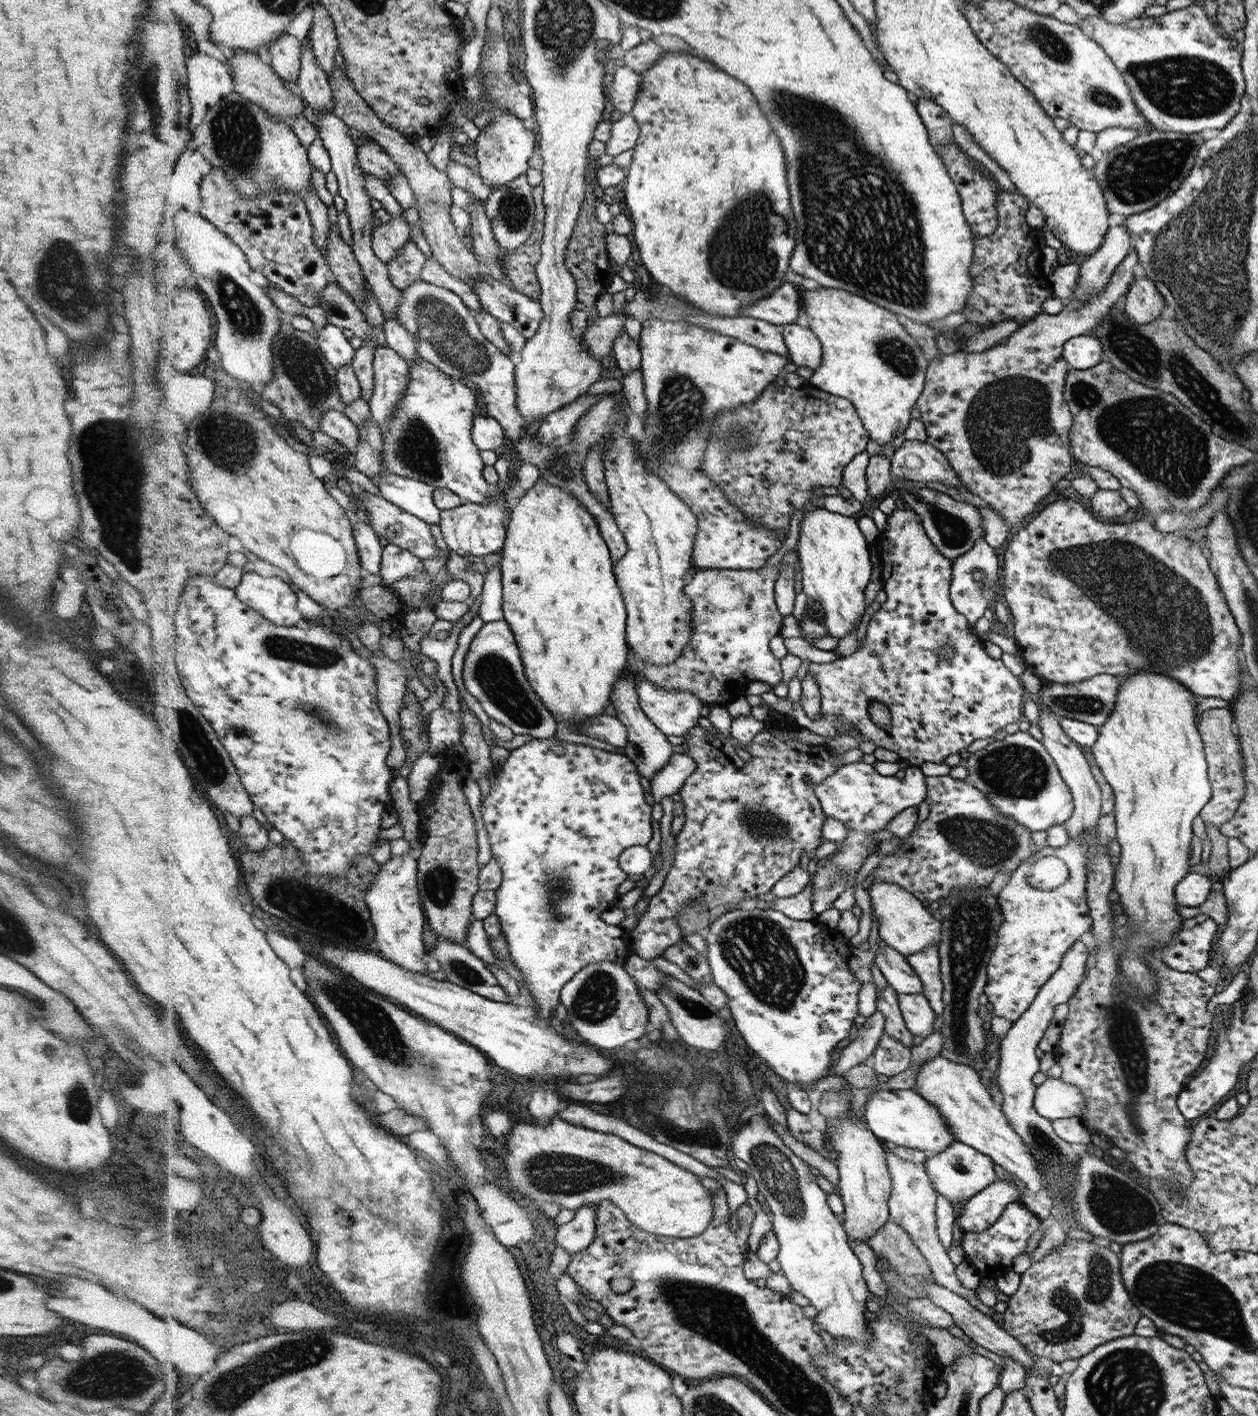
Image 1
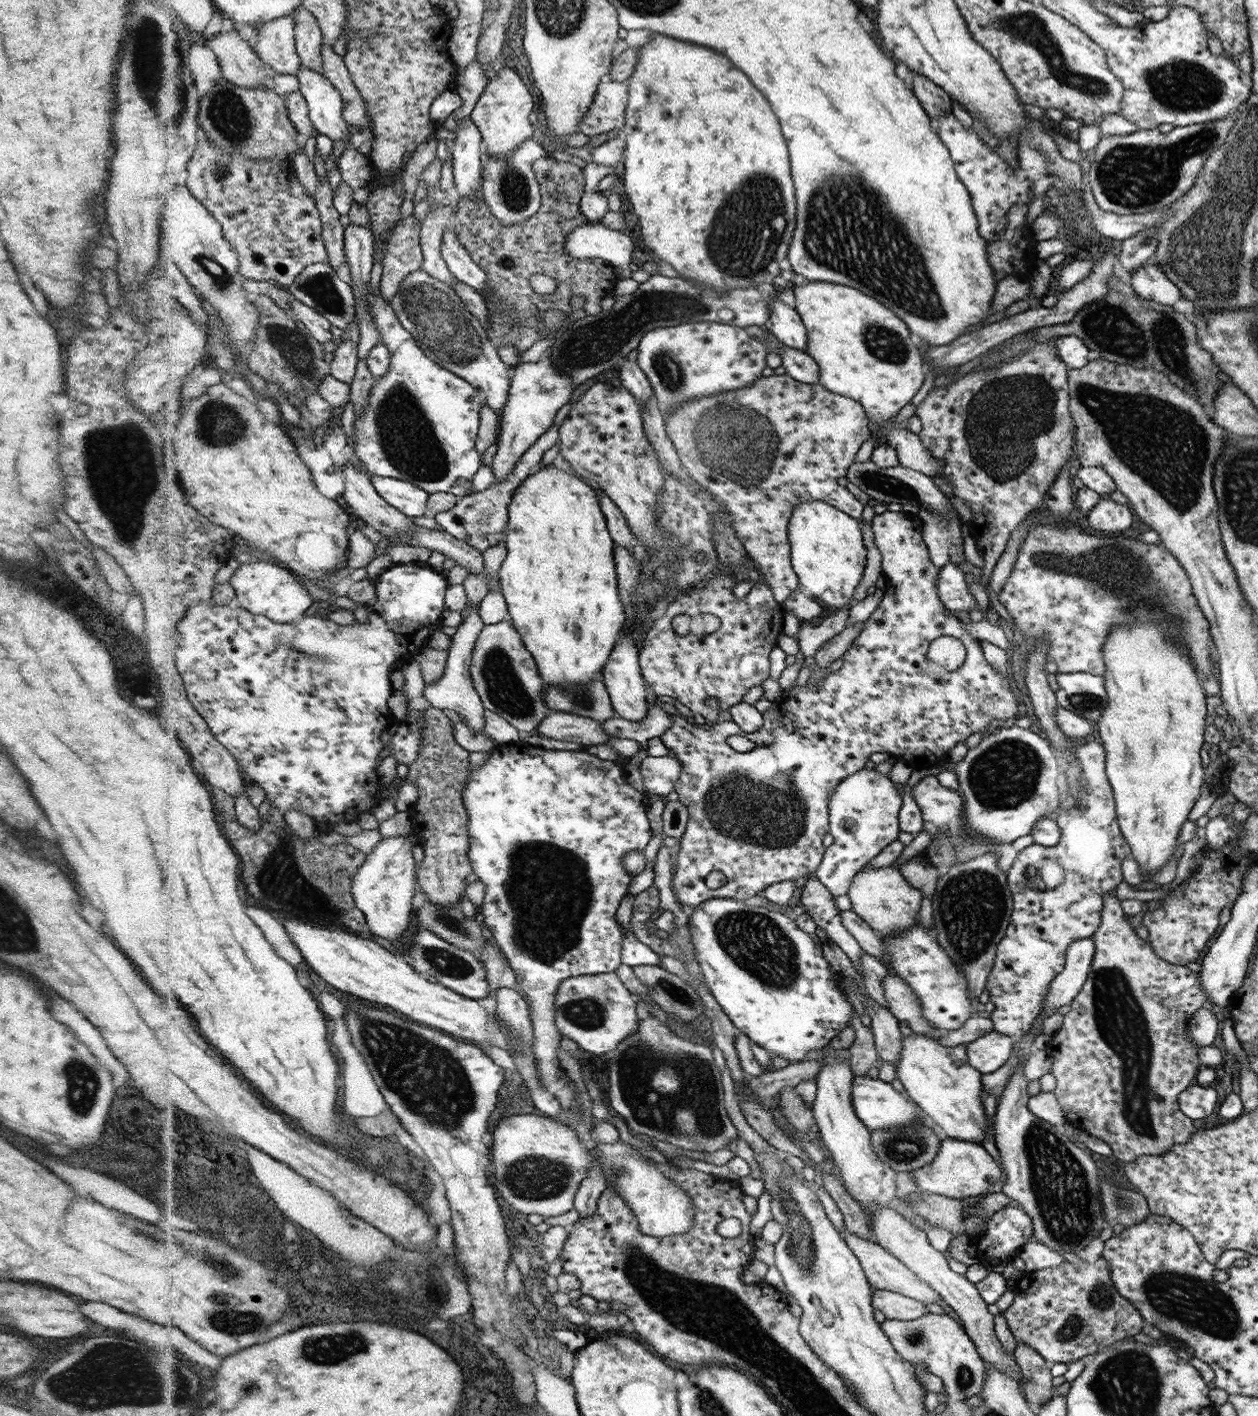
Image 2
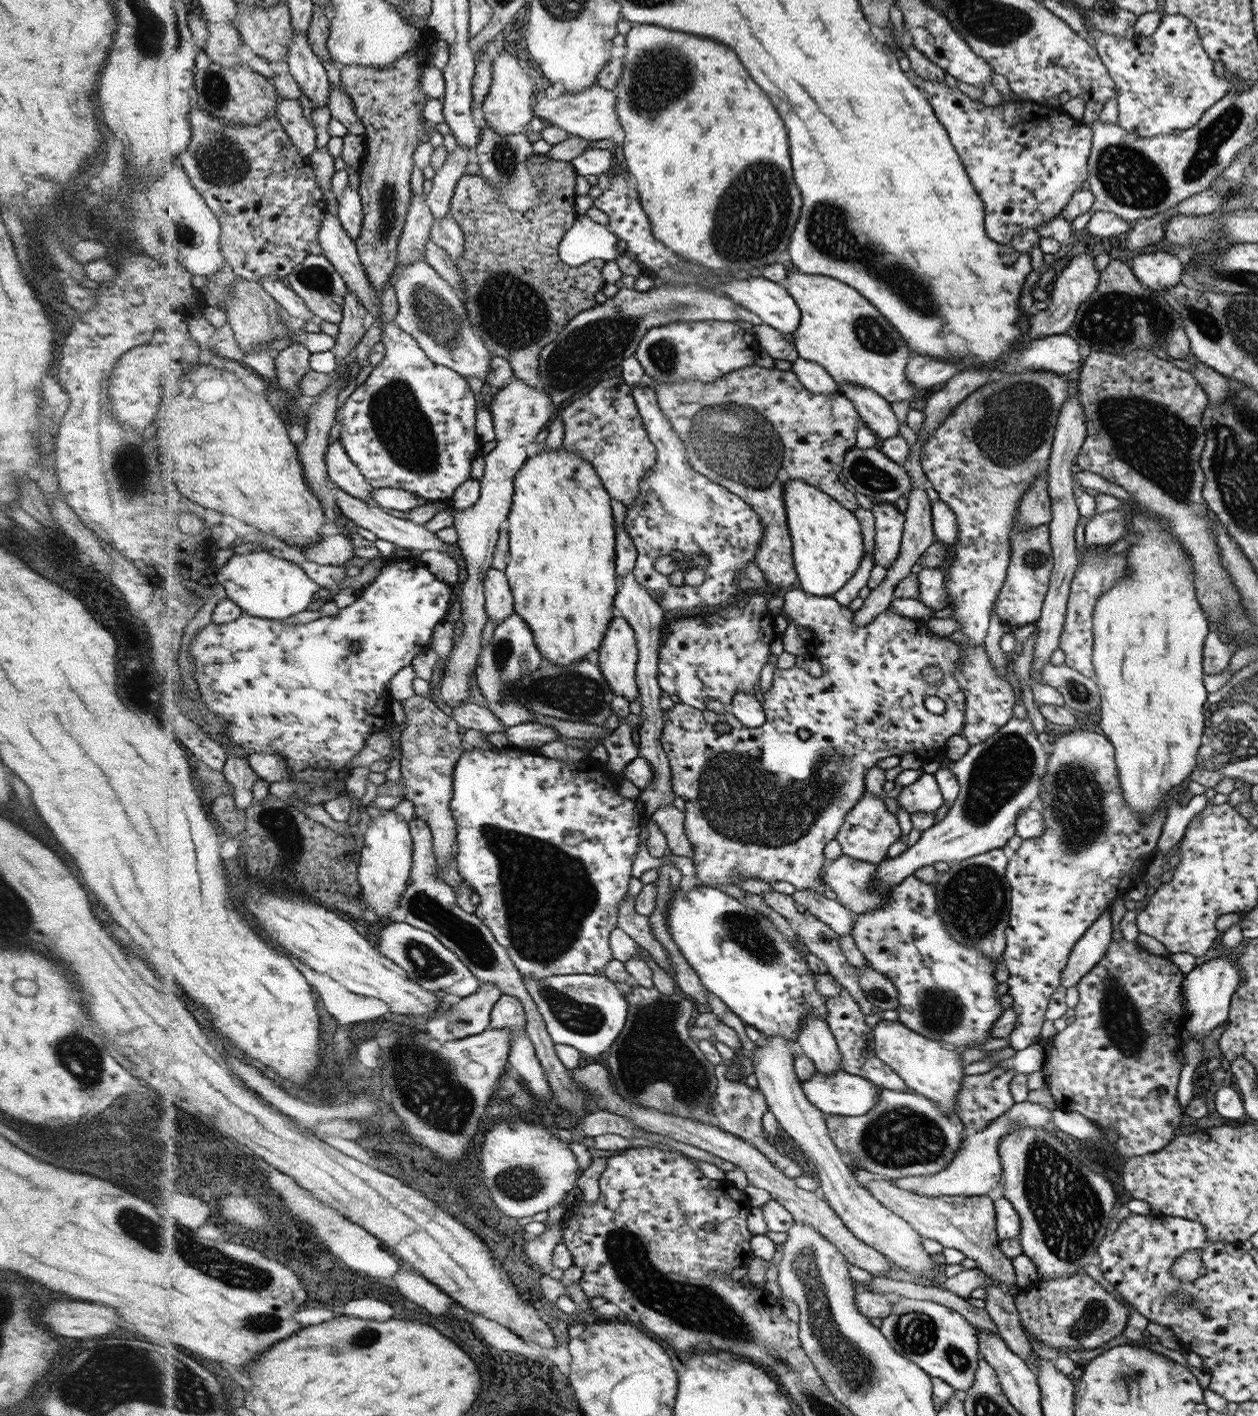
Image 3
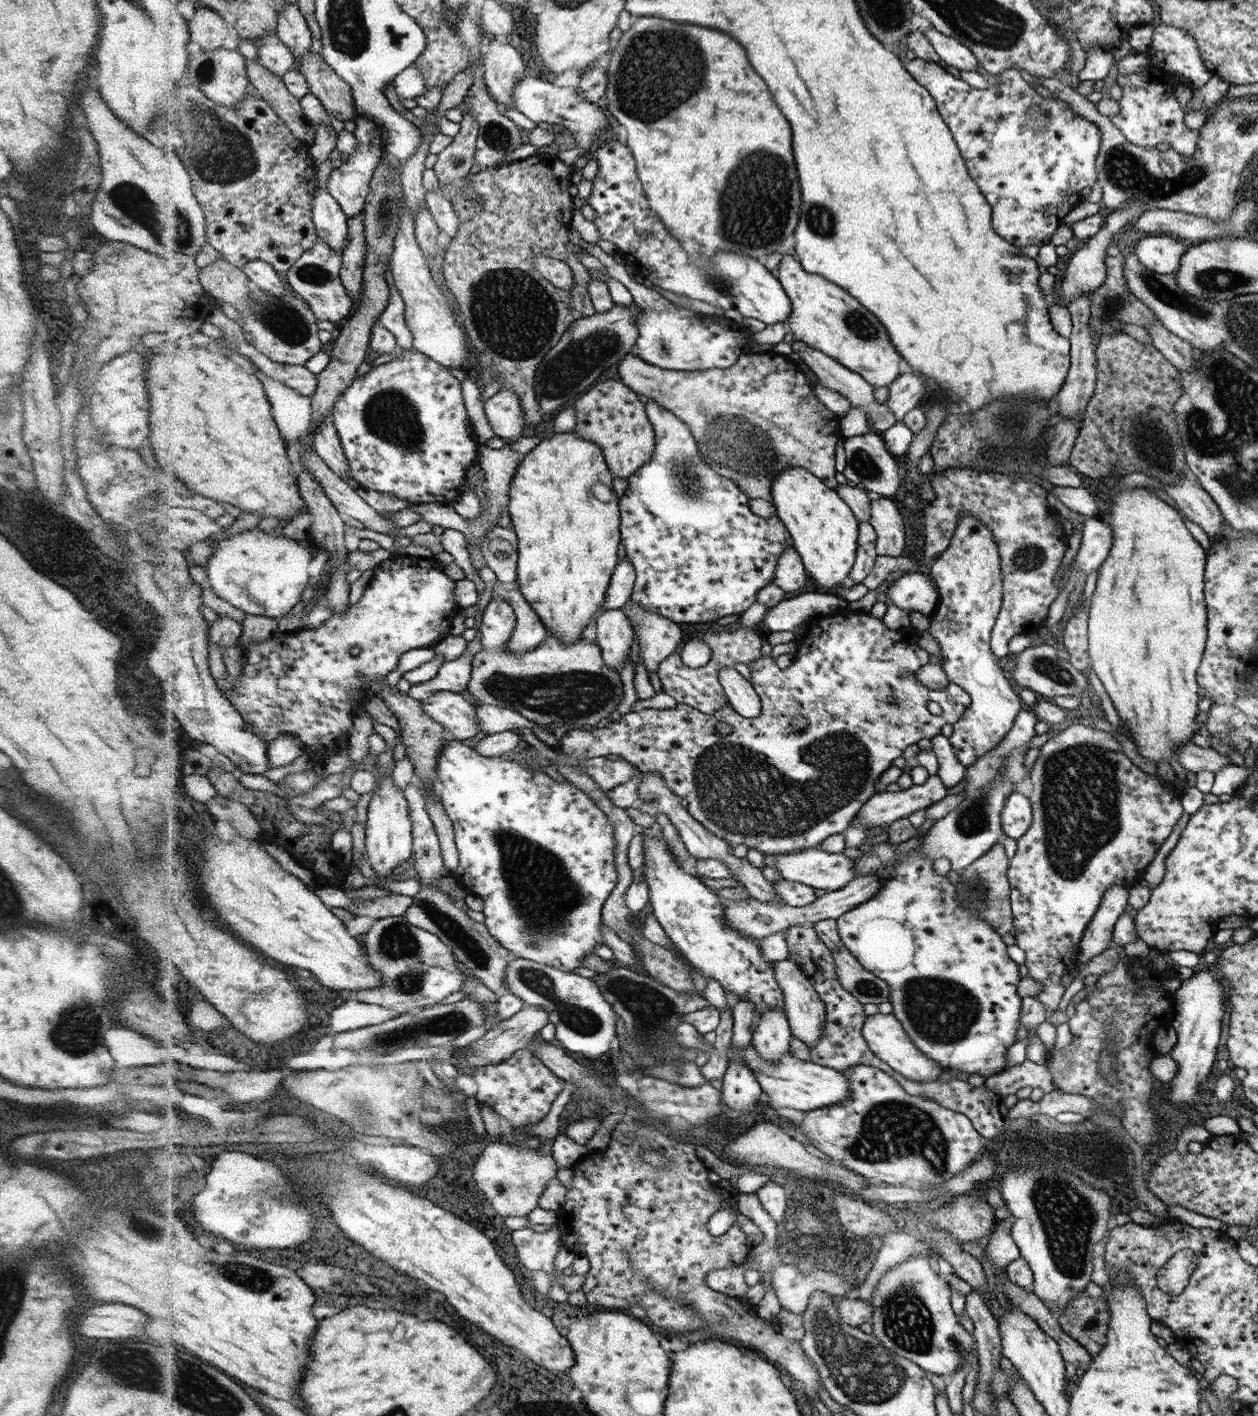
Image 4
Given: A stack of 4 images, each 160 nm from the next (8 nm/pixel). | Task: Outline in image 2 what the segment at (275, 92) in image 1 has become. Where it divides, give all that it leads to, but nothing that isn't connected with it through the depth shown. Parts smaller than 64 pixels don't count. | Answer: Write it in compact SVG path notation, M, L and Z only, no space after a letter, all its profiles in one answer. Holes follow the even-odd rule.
M224 29L207 43L218 53L225 77L238 86L266 87L264 78L273 78L274 70L266 70L268 64L264 64L263 58L252 48L252 43L244 40L240 32Z

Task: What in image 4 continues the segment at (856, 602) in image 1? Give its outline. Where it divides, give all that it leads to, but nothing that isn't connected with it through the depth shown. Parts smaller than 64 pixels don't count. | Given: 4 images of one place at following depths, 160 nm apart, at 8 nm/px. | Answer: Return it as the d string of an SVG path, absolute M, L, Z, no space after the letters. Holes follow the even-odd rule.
M806 467L783 470L771 482L771 497L777 516L789 530L793 547L799 551L812 580L825 592L842 585L855 564L856 546L859 546L858 520L846 502Z

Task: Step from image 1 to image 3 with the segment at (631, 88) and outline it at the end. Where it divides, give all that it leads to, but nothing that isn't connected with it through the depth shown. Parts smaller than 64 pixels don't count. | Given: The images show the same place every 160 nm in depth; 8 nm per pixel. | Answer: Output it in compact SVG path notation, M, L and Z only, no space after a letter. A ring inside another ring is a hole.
M600 85L584 88L580 92L562 93L557 99L549 100L546 92L540 88L533 94L531 102L535 102L535 115L551 126L564 129L570 134L584 140L606 140L612 138L621 126L616 112L617 96L613 90L606 90Z

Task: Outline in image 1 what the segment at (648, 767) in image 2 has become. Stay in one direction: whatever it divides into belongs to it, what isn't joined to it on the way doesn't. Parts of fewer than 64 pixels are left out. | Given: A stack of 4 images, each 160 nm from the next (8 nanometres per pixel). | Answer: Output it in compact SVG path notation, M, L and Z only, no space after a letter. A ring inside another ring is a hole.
M674 753L649 780L654 801L660 801L665 796L679 792L697 768L694 758L685 753Z

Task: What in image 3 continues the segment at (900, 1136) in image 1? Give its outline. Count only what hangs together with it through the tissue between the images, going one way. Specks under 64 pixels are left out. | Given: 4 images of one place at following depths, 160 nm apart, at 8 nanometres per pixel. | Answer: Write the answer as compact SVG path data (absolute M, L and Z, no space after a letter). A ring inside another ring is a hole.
M842 1069L825 1075L822 1071L816 1071L809 1081L802 1082L804 1094L810 1099L811 1103L827 1115L840 1116L862 1116L869 1113L879 1101L881 1087L862 1078L844 1072Z

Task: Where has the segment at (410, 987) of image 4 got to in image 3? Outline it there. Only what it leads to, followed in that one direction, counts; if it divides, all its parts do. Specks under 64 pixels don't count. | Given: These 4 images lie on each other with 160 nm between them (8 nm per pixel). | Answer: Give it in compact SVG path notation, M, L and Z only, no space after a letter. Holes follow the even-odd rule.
M393 922L384 926L381 930L380 949L388 958L404 967L412 982L418 982L424 990L434 993L444 990L448 994L464 998L473 995L481 984L472 971L466 968L466 965L451 950L442 945L436 936L414 928L409 922Z

